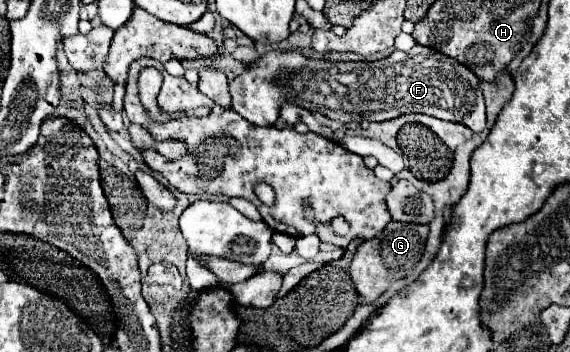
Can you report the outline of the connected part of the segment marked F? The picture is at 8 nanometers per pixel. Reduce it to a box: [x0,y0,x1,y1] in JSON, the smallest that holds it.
[230,44,486,132]

